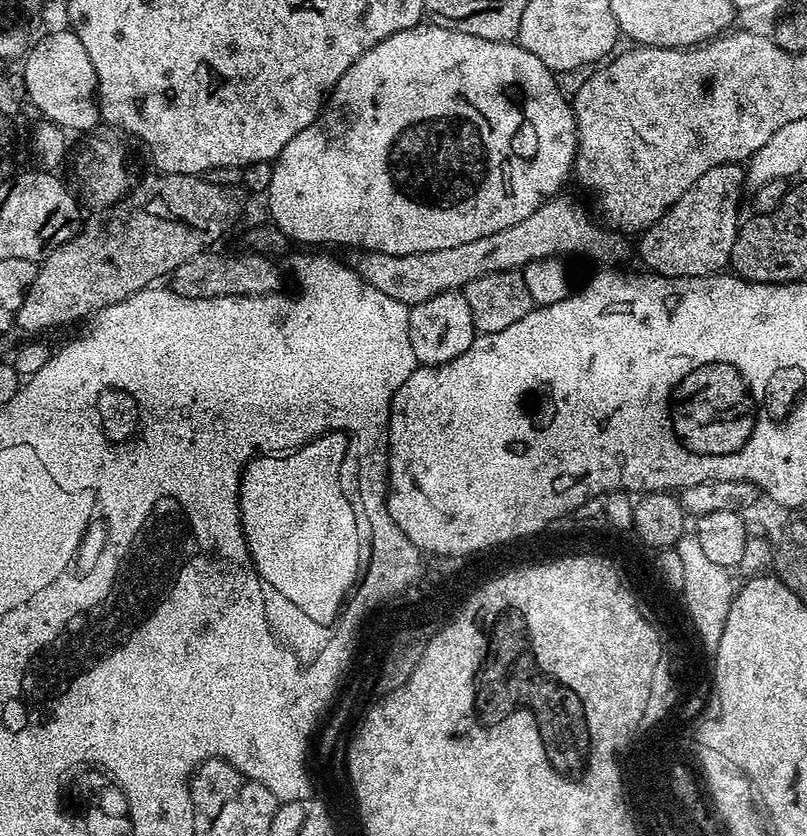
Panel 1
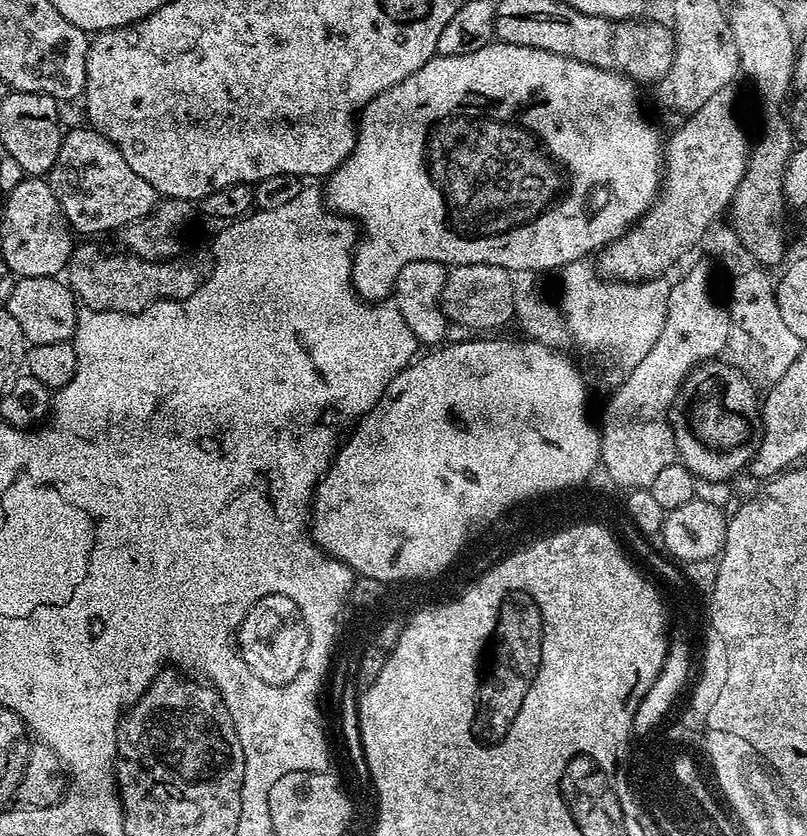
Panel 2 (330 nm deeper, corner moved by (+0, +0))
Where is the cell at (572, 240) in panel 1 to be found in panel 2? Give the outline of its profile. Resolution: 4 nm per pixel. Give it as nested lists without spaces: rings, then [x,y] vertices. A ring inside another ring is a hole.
[[[732,90],[714,94],[712,98],[696,113],[685,119],[681,128],[672,132],[672,137],[666,140],[666,155],[662,169],[662,184],[657,197],[652,201],[652,207],[637,224],[628,229],[625,236],[620,236],[610,242],[598,253],[598,272],[601,277],[609,280],[626,280],[639,282],[651,280],[665,275],[664,271],[675,262],[679,256],[684,256],[692,247],[703,241],[705,234],[713,223],[729,211],[734,194],[738,190],[738,182],[746,174],[750,139],[744,124],[740,121],[740,112],[736,109],[736,96]]]

